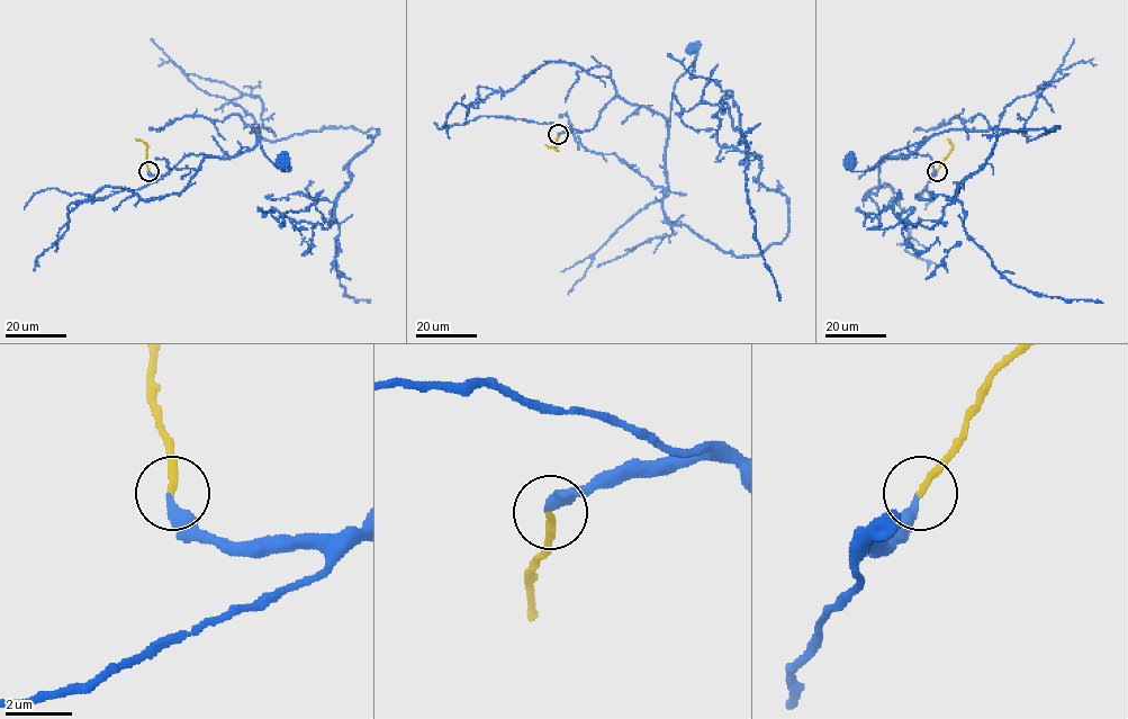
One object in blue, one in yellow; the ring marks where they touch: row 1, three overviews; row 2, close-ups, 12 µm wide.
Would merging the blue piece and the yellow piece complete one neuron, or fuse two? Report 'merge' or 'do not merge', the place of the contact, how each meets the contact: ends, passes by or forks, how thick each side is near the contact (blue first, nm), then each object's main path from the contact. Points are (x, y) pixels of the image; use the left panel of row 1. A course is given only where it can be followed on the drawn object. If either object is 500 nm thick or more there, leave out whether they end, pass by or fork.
merge; place (149, 171); blue ends; yellow ends; calibres 320 and 220 nm; course blue (147, 171), (167, 174), (192, 154), (235, 156), (250, 150), (259, 138), (264, 154), (287, 171), (282, 160); course yellow (147, 171), (147, 145), (136, 140)

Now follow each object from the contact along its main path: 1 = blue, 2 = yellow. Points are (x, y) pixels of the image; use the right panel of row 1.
1: (937, 171), (928, 155), (900, 154), (926, 138), (864, 171), (853, 171), (850, 160)
2: (937, 171), (953, 145), (947, 140)

